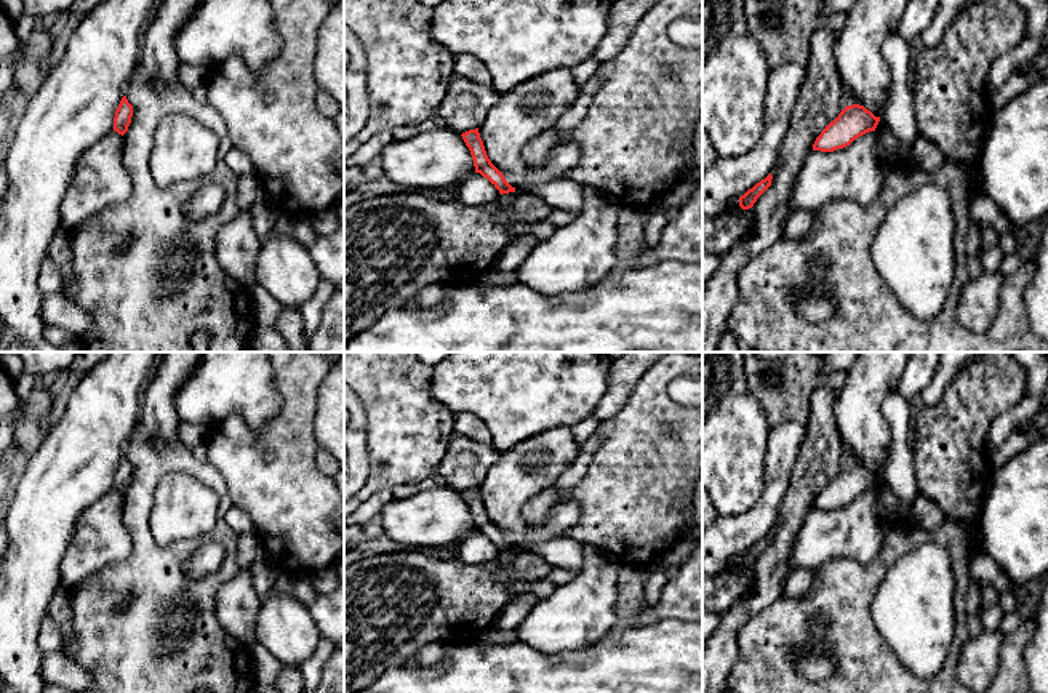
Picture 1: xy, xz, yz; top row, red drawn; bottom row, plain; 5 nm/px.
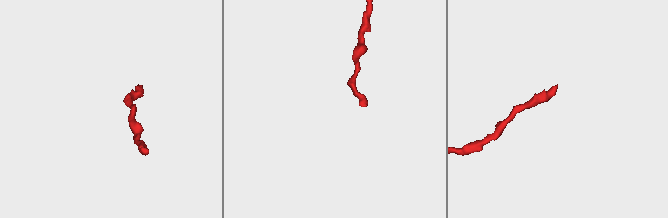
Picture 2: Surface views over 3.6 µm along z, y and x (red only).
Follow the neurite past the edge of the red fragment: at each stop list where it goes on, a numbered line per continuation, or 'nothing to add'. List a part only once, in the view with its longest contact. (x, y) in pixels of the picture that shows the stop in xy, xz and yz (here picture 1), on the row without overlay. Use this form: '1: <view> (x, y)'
nothing to add

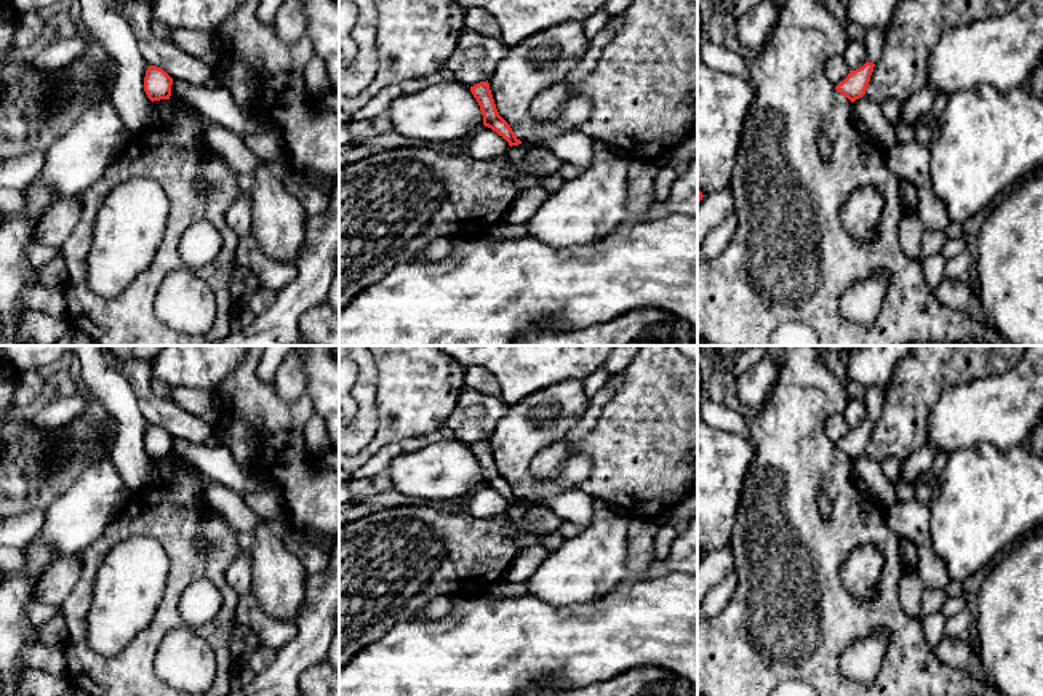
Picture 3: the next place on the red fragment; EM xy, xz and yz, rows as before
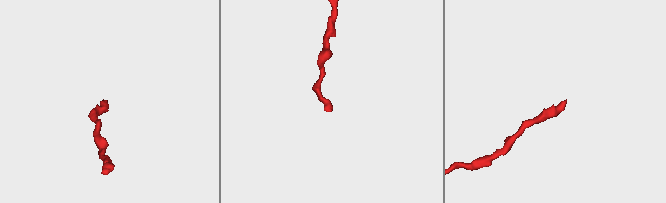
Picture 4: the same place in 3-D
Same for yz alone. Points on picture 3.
1: yz (874, 397)

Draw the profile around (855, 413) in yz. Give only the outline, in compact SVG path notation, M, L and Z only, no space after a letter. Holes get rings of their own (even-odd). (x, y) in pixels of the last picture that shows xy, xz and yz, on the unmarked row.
M849 397L843 414L845 414L845 419L849 426L849 429L856 429L869 419L865 402L861 398Z

